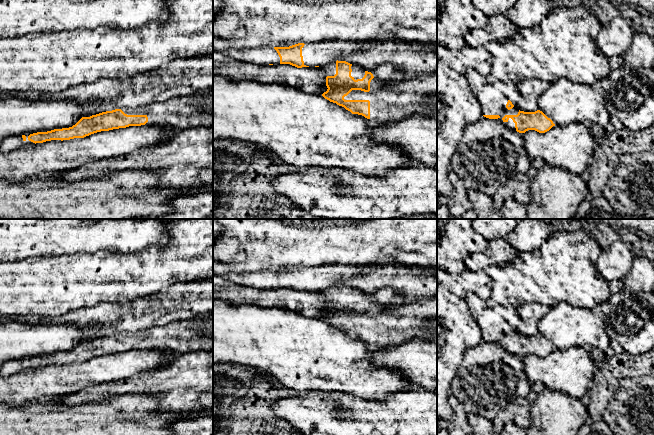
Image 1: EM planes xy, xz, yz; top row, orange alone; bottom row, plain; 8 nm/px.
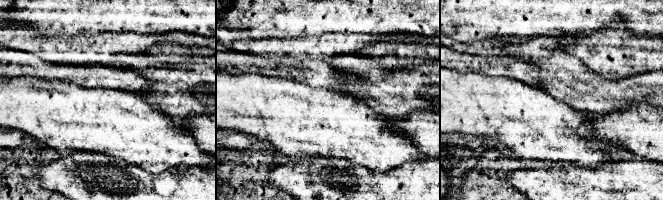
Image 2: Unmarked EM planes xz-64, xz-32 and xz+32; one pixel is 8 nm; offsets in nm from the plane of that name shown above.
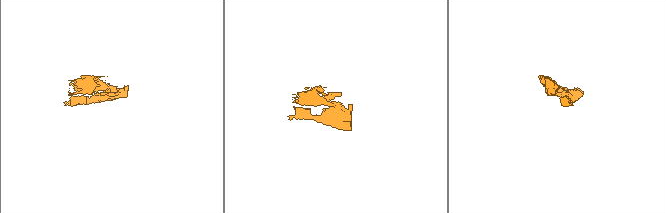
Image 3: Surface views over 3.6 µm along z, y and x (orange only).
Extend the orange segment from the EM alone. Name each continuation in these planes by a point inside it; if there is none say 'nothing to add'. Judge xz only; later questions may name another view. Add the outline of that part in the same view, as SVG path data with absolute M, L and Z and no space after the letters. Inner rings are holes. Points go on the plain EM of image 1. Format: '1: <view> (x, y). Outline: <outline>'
1: xz (323, 278). Outline: M329 265L305 267L302 272L304 289L317 291L321 294L325 303L336 298L336 285L344 285L342 282L342 269L330 268Z
2: xz (262, 279). Outline: M261 270L257 272L230 271L225 278L239 285L255 287L258 289L280 288L280 281L274 271Z
3: xz (391, 326). Outline: M437 296L391 308L381 308L376 302L370 306L370 315L352 314L345 324L369 324L370 345L374 348L398 345L412 338L437 341Z

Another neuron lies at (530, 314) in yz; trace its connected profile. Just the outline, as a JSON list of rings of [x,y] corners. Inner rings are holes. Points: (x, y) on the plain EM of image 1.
[[[533,302],[530,304],[522,304],[516,309],[521,322],[515,330],[520,335],[535,336],[539,334],[538,322],[549,311],[550,307]]]

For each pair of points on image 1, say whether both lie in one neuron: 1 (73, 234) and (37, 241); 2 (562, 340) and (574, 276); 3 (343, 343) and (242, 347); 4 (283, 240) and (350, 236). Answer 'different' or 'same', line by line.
1: same
2: different
3: same
4: same

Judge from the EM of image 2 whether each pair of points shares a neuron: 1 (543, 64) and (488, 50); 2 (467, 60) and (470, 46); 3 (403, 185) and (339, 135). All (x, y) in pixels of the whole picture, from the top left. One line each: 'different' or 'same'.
1: same
2: different
3: different

